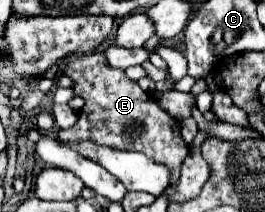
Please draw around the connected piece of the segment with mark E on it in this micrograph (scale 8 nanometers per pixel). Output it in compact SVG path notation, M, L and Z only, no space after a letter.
M103 52L71 56L65 74L75 80L75 92L85 100L85 106L79 112L79 120L69 130L59 132L59 140L91 140L119 150L139 150L149 154L149 158L163 162L173 172L181 170L189 148L183 146L185 142L179 124L157 104L153 94L143 92L135 80L125 76L123 70L113 70L109 62L105 62Z

